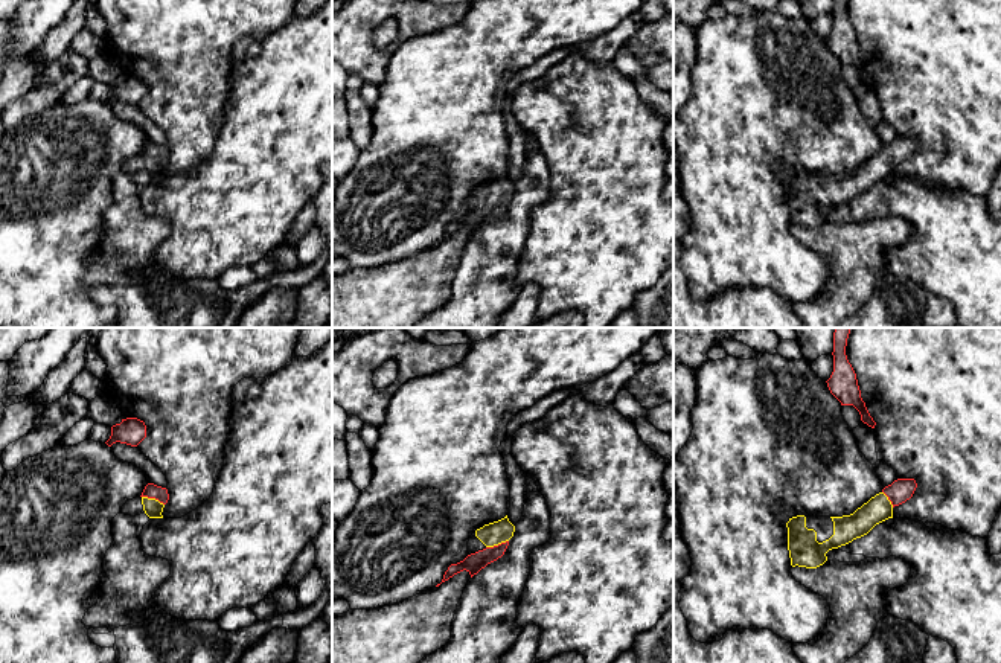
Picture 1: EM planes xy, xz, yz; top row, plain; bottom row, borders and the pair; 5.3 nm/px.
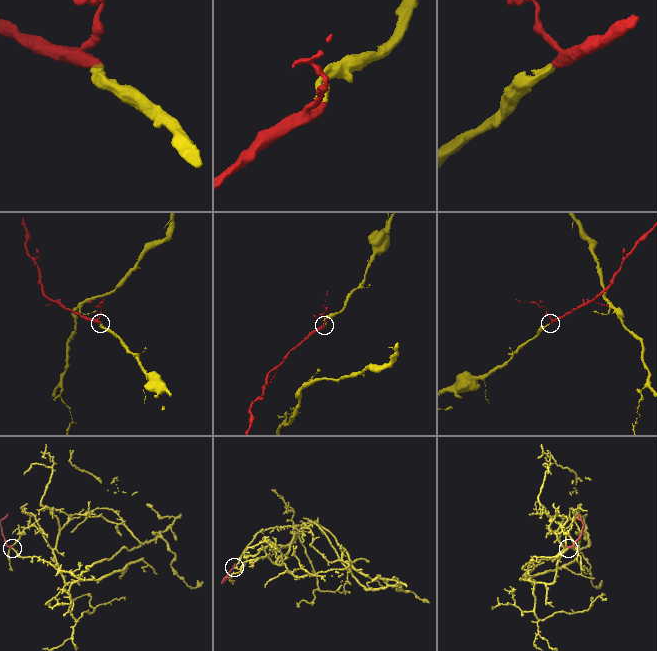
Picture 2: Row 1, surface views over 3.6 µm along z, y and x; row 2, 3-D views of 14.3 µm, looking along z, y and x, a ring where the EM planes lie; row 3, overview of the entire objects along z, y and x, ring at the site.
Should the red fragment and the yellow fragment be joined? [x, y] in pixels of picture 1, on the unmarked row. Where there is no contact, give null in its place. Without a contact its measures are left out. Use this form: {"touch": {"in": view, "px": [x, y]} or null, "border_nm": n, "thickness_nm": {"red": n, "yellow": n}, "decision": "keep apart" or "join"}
{"touch": {"in": "xy", "px": [153, 156]}, "border_nm": 130, "thickness_nm": {"red": 80, "yellow": 100}, "decision": "join"}

